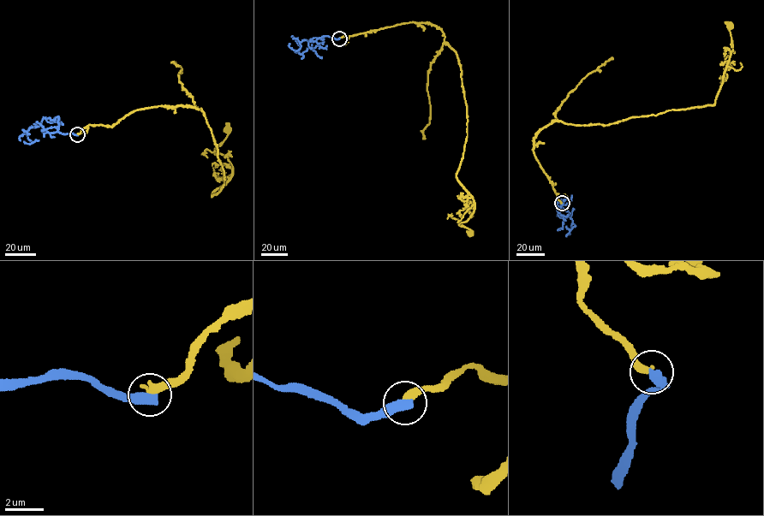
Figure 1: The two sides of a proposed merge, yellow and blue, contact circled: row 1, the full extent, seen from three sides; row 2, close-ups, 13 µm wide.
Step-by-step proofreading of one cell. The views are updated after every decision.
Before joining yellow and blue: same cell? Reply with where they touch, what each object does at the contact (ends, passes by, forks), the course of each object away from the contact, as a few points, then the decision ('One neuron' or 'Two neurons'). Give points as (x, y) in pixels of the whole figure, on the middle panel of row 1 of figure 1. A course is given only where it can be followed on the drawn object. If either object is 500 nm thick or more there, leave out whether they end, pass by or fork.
Place: (339, 38). Course of yellow: (339, 38), (411, 22), (441, 30), (457, 56), (467, 106), (456, 176), (474, 203), (458, 224), (470, 233). Course of blue: (339, 38), (322, 37), (321, 43), (301, 54), (295, 51), (301, 44), (296, 38), (293, 38). Two neurons

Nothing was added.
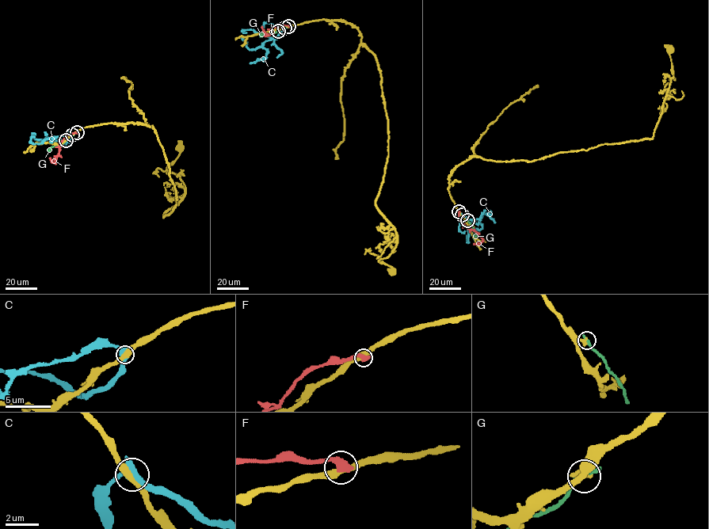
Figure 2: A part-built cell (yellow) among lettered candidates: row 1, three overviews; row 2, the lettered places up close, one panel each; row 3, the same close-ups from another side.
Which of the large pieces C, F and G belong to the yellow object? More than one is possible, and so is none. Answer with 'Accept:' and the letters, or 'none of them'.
Accept: none of them

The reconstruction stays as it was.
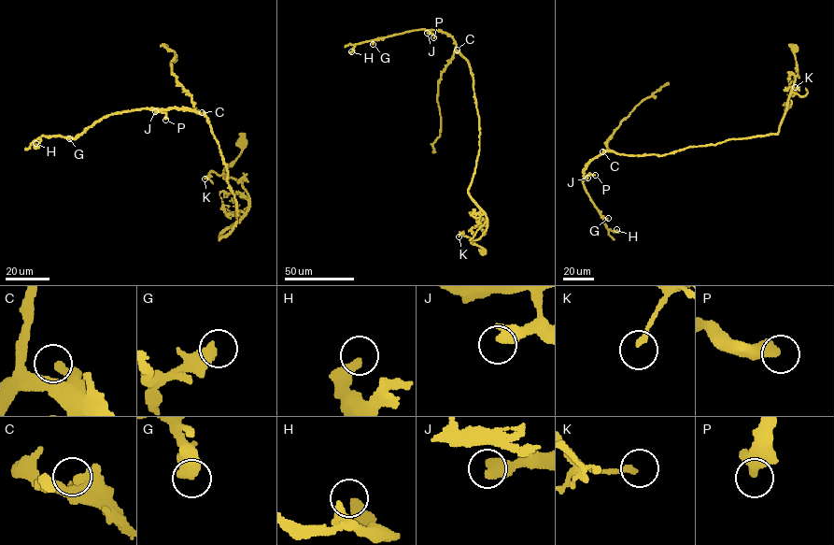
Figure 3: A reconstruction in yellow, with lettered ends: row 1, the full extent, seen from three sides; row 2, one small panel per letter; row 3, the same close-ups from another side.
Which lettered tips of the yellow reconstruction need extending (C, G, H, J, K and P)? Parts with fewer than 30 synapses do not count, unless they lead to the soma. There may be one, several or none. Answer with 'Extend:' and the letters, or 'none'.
Extend: G

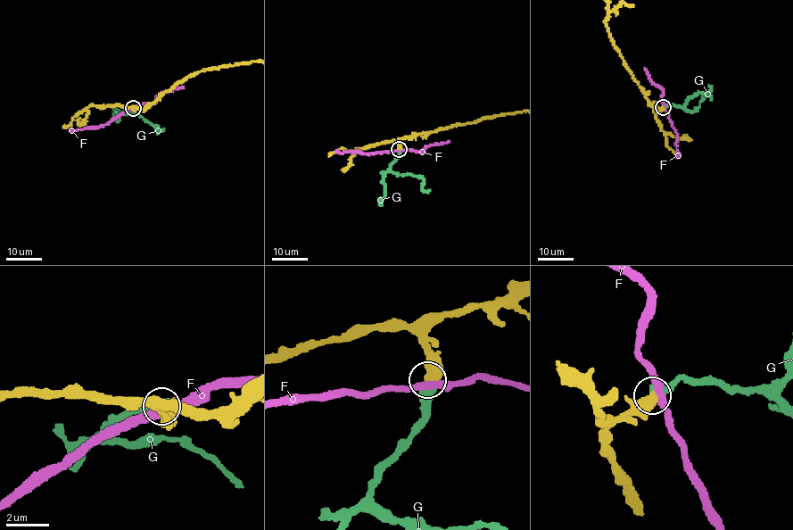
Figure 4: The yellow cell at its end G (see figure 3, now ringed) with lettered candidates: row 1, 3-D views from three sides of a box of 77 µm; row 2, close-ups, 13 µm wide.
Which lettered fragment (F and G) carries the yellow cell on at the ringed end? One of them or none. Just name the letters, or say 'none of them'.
G

